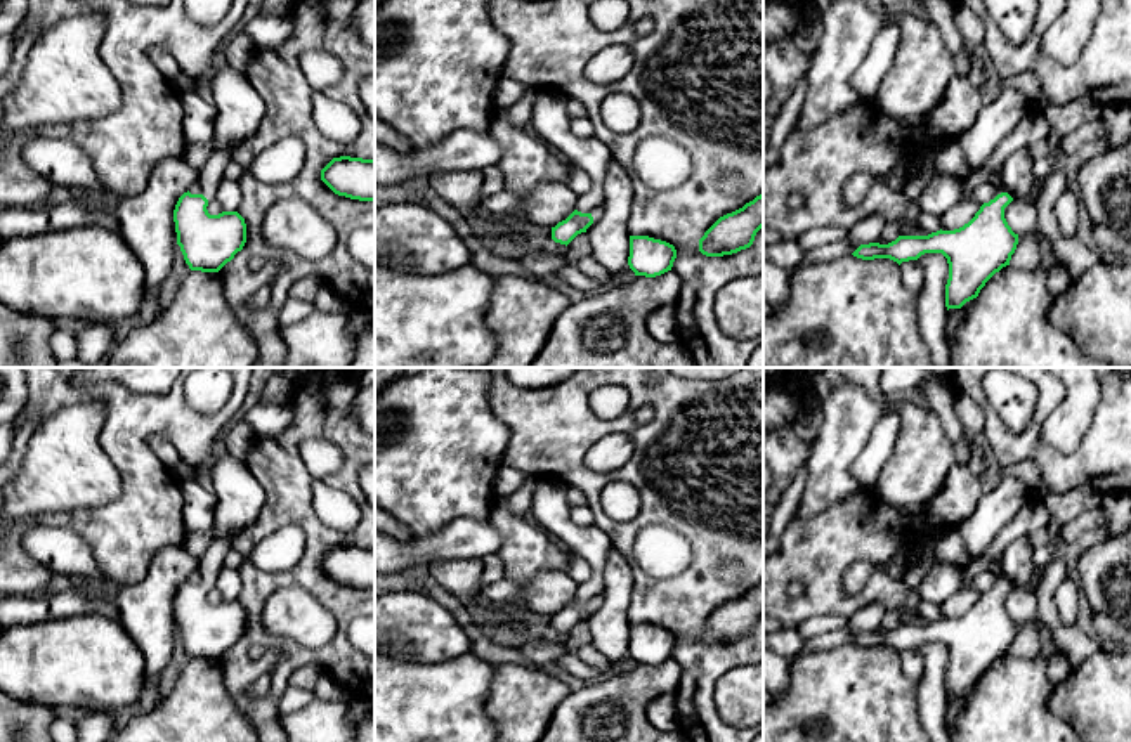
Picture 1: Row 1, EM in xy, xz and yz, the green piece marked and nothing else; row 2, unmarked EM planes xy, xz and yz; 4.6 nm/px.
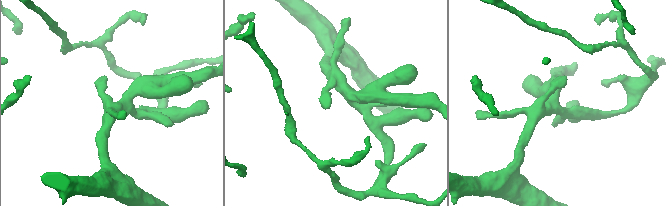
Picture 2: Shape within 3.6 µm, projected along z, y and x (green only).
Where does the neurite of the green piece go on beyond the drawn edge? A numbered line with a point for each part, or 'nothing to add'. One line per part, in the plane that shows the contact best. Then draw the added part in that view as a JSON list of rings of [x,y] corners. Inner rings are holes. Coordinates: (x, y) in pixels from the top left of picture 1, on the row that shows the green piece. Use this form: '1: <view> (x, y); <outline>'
1: xy (240, 110); [[[215,64],[212,69],[208,97],[217,109],[215,139],[198,184],[201,194],[210,201],[215,198],[232,149],[257,132],[265,114],[265,104],[245,73],[227,64]]]

